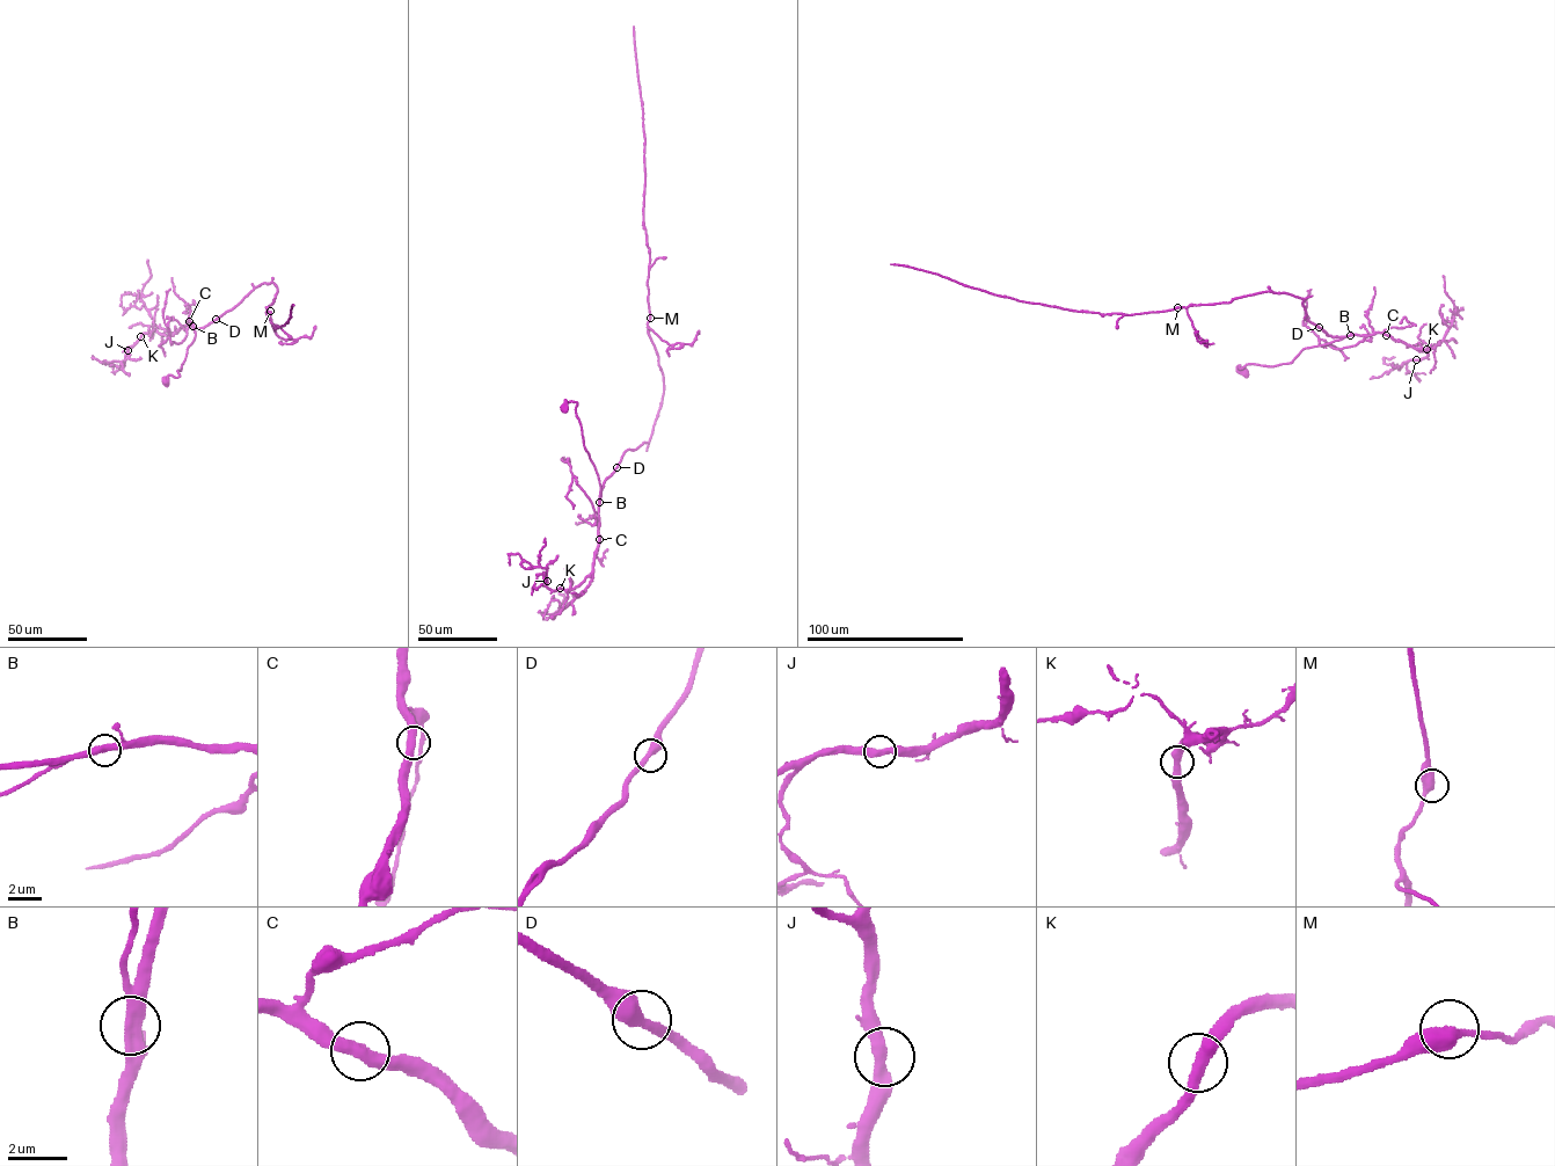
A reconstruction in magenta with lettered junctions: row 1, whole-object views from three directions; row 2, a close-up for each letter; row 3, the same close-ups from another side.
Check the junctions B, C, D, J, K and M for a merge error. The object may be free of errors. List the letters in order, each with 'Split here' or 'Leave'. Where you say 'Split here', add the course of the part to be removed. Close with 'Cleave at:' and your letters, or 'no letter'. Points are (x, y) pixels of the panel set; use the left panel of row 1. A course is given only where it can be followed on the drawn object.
B: Leave
C: Leave
D: Leave
J: Leave
K: Leave
M: Leave
Cleave at: no letter

